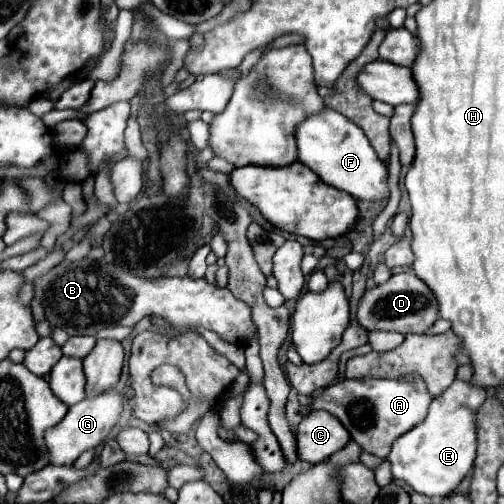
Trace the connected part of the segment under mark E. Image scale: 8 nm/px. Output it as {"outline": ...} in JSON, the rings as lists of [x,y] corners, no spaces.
{"outline":[[[454,380],[444,394],[432,400],[426,420],[394,442],[392,452],[386,458],[392,464],[394,478],[404,480],[410,488],[428,498],[450,496],[474,466],[476,408],[480,408],[484,400],[484,388],[474,388],[468,382]]]}

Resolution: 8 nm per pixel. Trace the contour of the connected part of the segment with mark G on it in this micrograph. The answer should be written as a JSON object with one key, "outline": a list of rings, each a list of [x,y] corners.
{"outline":[[[114,388],[108,392],[102,392],[102,394],[96,394],[96,396],[88,396],[82,402],[70,406],[64,420],[58,422],[56,426],[48,428],[44,434],[50,464],[52,466],[72,466],[74,460],[84,450],[96,448],[98,444],[104,442],[104,438],[110,434],[110,430],[118,424],[120,414],[122,414],[122,398]]]}

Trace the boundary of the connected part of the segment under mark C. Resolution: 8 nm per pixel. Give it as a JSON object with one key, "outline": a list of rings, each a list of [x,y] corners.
{"outline":[[[324,410],[310,412],[310,416],[304,418],[296,428],[296,438],[300,460],[310,464],[328,460],[350,440],[348,430],[340,424],[340,420]]]}

